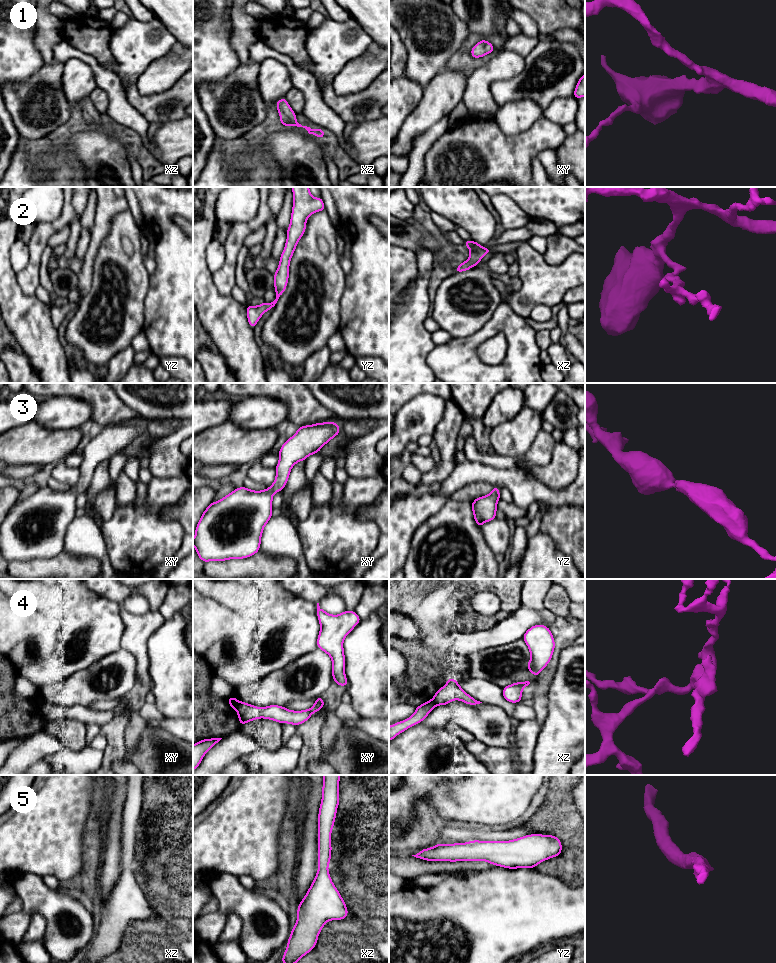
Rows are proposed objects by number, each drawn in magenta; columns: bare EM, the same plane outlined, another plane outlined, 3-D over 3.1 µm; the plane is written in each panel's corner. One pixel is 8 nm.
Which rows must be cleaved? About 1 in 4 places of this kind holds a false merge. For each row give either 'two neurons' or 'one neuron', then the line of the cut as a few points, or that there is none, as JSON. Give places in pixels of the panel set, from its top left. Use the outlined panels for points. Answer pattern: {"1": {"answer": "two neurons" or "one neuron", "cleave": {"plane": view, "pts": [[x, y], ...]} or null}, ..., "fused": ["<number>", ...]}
{"1": {"answer": "one neuron", "cleave": null}, "2": {"answer": "one neuron", "cleave": null}, "3": {"answer": "one neuron", "cleave": null}, "4": {"answer": "two neurons", "cleave": {"plane": "xy", "pts": [[237, 701], [235, 708]]}}, "5": {"answer": "one neuron", "cleave": null}, "fused": ["4"]}

